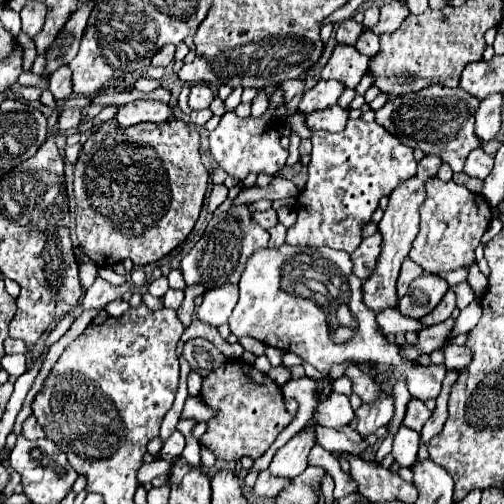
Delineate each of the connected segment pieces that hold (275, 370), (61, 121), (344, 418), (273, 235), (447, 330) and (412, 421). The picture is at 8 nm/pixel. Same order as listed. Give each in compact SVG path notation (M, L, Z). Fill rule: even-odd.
M282 366L272 367L267 374L280 387L291 379L290 372Z
M70 108L70 110L62 110L60 118L58 118L58 130L66 132L70 128L76 128L82 120L82 112L78 108Z
M330 394L322 406L318 406L318 424L328 426L328 428L342 428L346 426L354 416L354 410L350 406L348 396L344 394Z
M276 224L270 230L270 242L268 242L268 246L270 248L278 248L278 246L284 244L284 240L286 240L286 226L284 224Z
M448 318L446 322L434 324L418 334L418 344L404 344L402 354L406 354L410 360L416 360L420 354L430 354L438 348L442 348L450 338L452 338L452 328L454 328L454 318Z
M412 398L412 400L408 402L408 410L406 410L406 418L404 418L404 426L408 426L408 428L420 432L422 426L426 424L426 420L430 418L430 414L432 414L432 412L426 408L424 402Z

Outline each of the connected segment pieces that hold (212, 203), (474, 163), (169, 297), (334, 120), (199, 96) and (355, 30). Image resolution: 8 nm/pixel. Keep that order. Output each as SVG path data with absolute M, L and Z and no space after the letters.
M220 184L220 186L212 186L210 198L208 198L208 212L214 212L226 198L228 198L228 188L226 188L224 184Z
M482 148L472 150L472 152L468 154L468 158L466 158L466 164L464 164L464 172L466 172L468 176L480 178L480 180L484 180L484 178L490 174L492 168L494 168L494 158L488 156Z
M170 288L168 294L164 296L164 306L166 308L172 308L172 310L178 310L182 306L182 300L184 300L184 292Z
M330 106L326 110L318 110L306 116L306 126L310 130L338 132L338 130L344 130L346 122L348 122L348 112L342 110L340 106Z
M194 84L190 88L190 96L188 96L188 106L192 110L202 110L202 108L208 108L210 102L212 102L214 94L212 90L206 86L206 84Z
M352 18L340 22L338 28L336 28L336 40L340 44L356 44L360 34L362 34L362 24L354 22Z

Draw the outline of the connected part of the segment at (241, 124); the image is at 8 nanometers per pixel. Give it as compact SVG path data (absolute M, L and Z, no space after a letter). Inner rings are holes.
M276 88L276 92L270 94L268 110L262 116L238 118L234 112L226 112L222 116L218 128L210 132L210 136L208 136L210 152L212 152L214 160L220 164L220 168L224 168L232 178L244 180L250 172L254 172L254 174L264 172L264 174L276 176L278 170L284 168L288 150L284 150L280 146L280 124L278 124L278 116L276 116L276 110L280 106L284 106L284 92L280 88Z

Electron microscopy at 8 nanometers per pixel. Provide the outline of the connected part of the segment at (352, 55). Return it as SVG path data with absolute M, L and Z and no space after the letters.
M336 46L320 76L324 80L340 80L346 84L346 88L356 88L368 70L368 62L370 58L356 46Z

